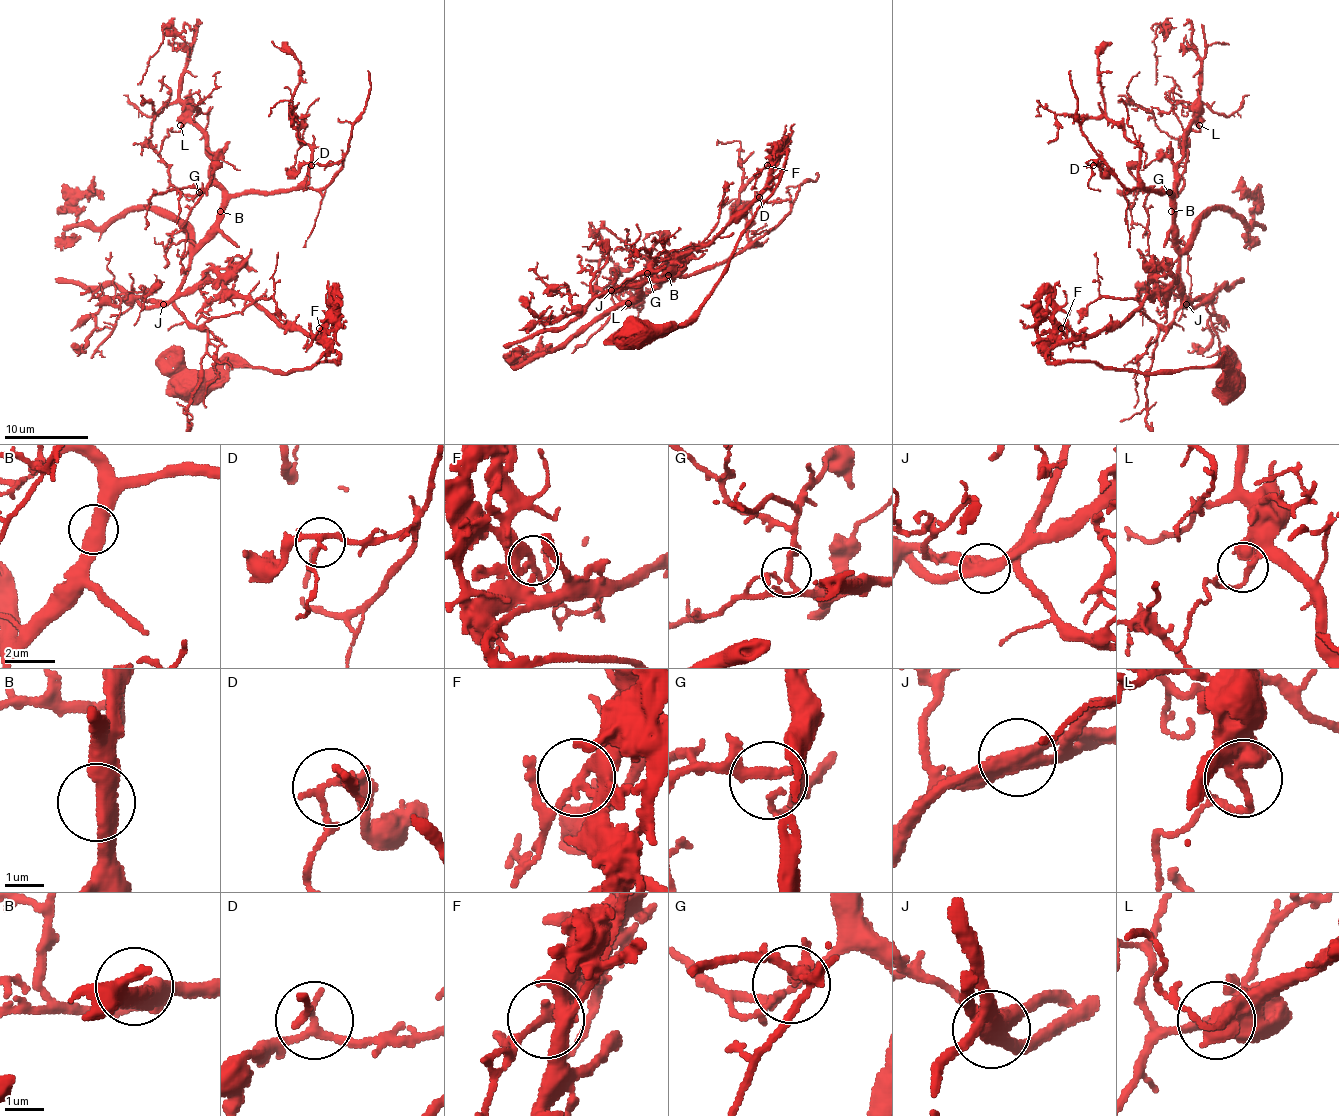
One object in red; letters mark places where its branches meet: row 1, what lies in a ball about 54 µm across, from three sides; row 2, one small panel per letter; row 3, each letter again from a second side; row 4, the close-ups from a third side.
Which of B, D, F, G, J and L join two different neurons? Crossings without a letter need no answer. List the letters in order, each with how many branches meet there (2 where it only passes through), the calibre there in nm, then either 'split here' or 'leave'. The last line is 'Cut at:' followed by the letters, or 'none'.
B: branches 2; calibre 500 nm; leave
D: branches 3; calibre 190 nm; leave
F: branches 2; calibre 320 nm; leave
G: branches 3; calibre 200 nm; leave
J: branches 2; calibre 480 nm; split here
L: branches 2; calibre 340 nm; leave
Cut at: J

